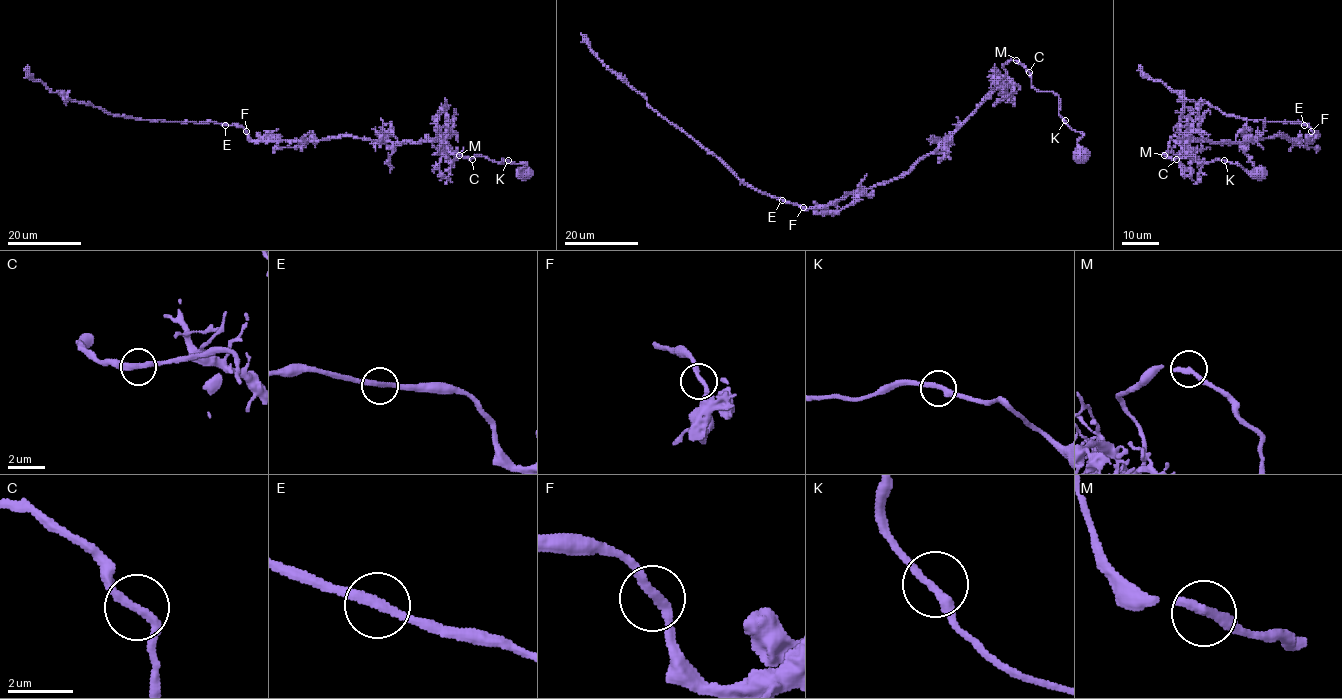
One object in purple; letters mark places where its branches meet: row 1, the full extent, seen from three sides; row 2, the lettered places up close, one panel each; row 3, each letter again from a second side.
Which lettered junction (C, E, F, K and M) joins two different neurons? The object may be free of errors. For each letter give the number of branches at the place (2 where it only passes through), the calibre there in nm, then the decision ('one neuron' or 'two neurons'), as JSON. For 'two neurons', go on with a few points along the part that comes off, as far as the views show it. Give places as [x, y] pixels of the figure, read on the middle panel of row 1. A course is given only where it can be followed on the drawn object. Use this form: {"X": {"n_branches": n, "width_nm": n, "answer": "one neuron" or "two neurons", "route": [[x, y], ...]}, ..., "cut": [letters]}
{"C": {"n_branches": 2, "width_nm": 280, "answer": "one neuron"}, "E": {"n_branches": 2, "width_nm": 260, "answer": "one neuron"}, "F": {"n_branches": 2, "width_nm": 260, "answer": "one neuron"}, "K": {"n_branches": 2, "width_nm": 280, "answer": "one neuron"}, "M": {"n_branches": 2, "width_nm": 280, "answer": "one neuron"}, "cut": []}

